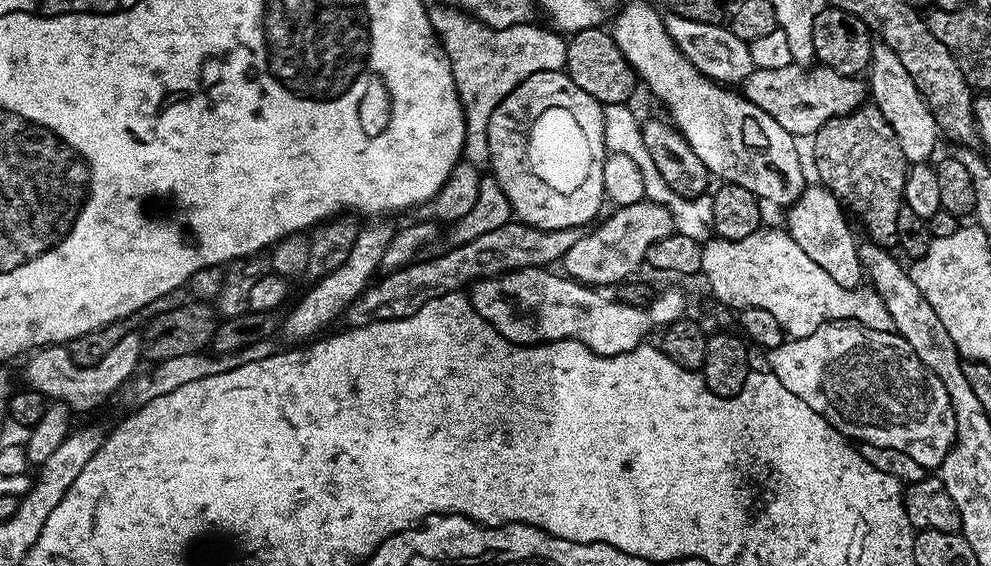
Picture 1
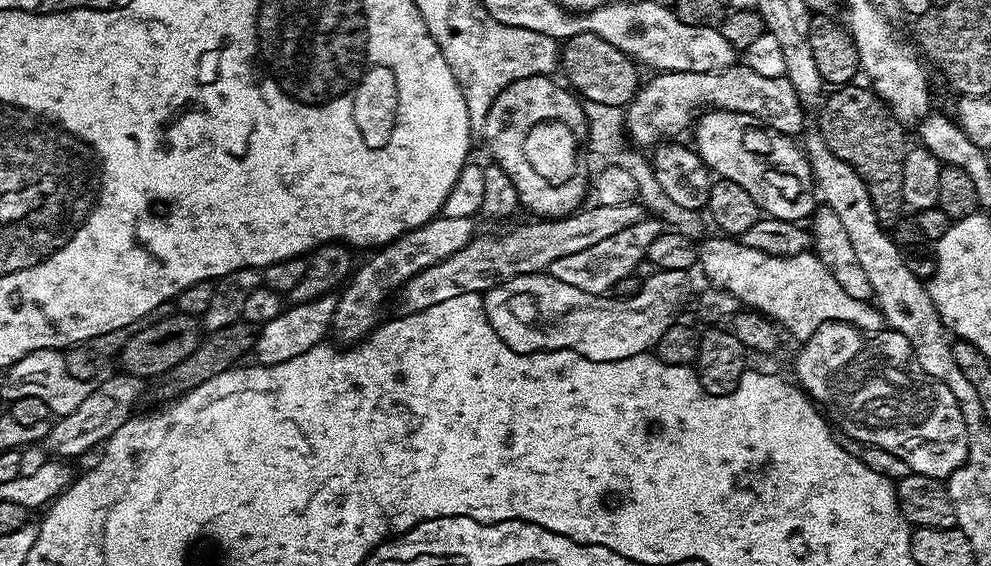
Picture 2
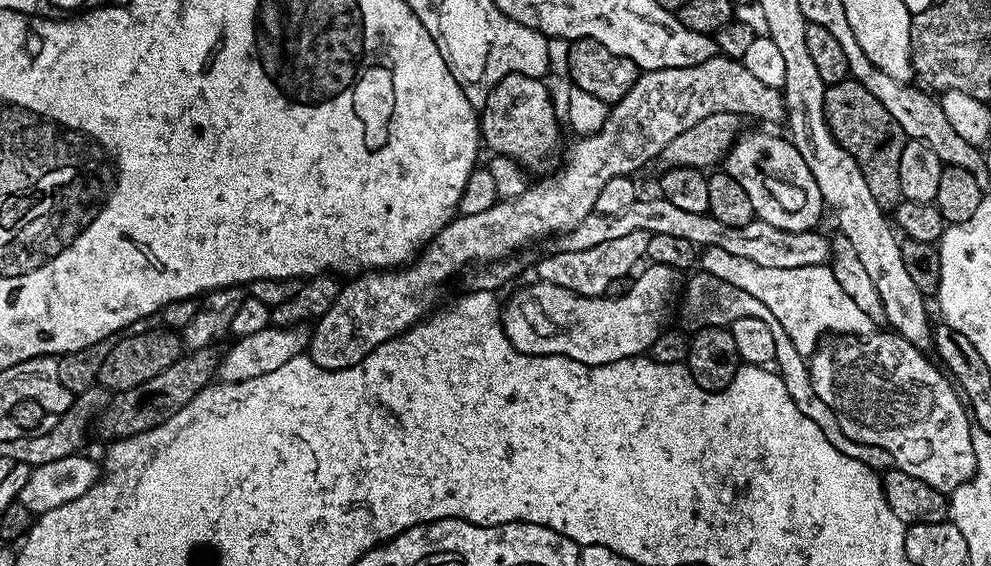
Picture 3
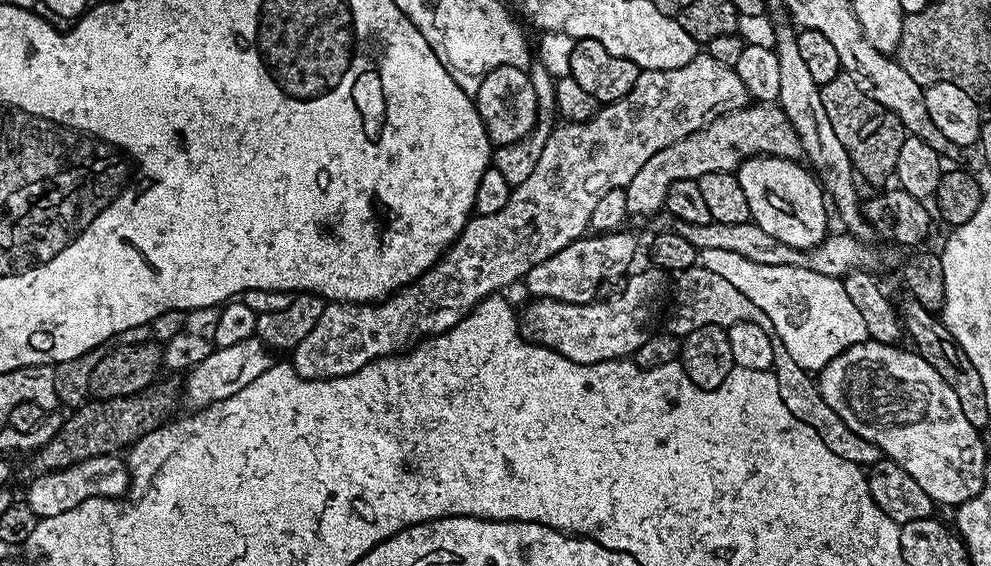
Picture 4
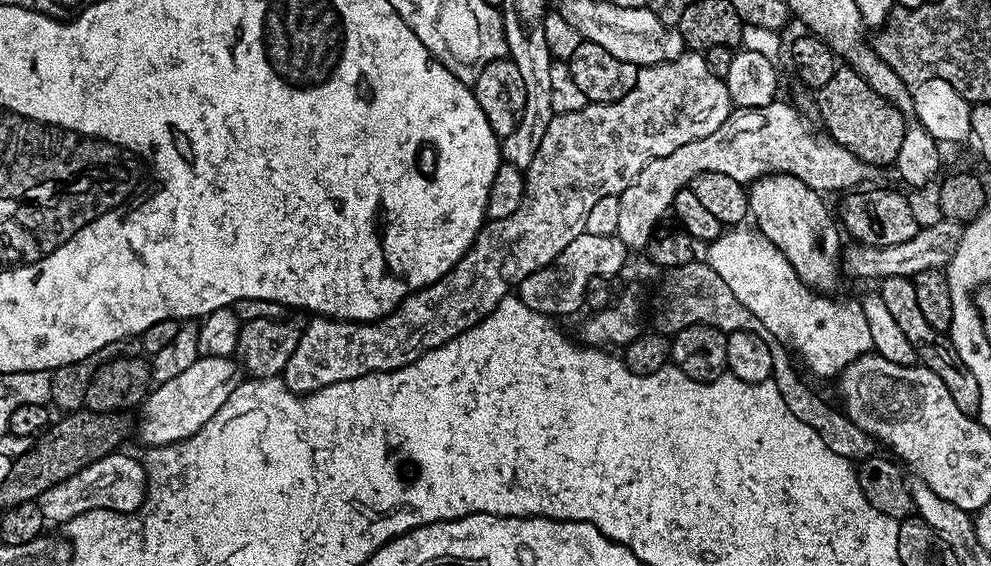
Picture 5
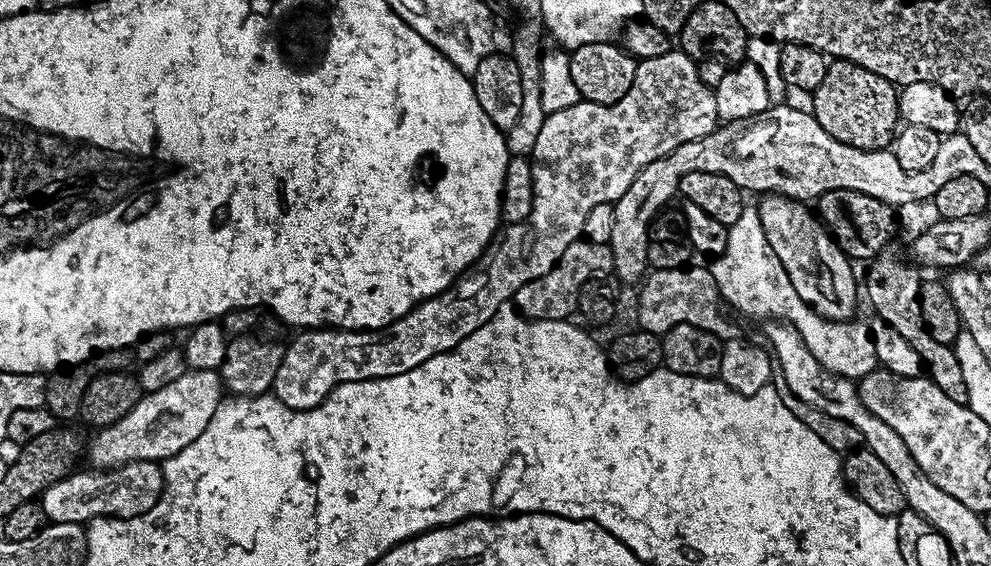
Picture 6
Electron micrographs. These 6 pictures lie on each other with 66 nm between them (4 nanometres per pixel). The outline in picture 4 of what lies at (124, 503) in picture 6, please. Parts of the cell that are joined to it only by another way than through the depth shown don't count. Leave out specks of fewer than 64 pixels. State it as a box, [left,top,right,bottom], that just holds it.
[26,455,128,517]

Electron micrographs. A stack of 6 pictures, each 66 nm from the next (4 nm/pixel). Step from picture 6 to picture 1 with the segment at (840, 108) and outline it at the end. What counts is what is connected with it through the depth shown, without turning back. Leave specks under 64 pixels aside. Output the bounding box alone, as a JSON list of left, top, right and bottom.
[811,106,909,242]

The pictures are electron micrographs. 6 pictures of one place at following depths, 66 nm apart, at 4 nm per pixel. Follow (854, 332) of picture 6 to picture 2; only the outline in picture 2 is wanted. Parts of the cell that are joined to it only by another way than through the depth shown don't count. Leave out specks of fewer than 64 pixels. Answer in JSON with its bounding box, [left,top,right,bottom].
[698,238,886,340]

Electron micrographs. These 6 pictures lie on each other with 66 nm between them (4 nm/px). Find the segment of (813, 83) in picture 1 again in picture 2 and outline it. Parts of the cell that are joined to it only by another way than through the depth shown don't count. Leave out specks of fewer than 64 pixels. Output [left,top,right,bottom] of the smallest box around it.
[626,62,805,150]

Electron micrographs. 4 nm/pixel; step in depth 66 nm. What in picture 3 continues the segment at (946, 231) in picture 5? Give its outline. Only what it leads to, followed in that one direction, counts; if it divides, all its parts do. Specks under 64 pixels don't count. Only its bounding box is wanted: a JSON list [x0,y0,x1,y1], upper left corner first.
[555,198,832,270]

